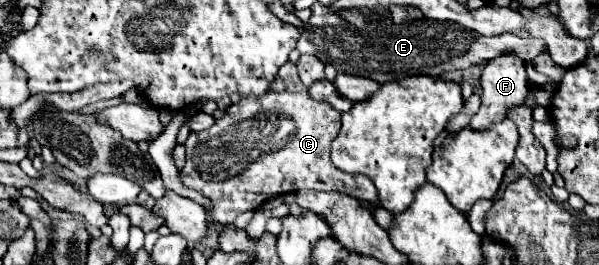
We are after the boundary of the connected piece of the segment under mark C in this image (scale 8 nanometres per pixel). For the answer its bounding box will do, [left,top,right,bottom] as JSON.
[153,61,377,249]

